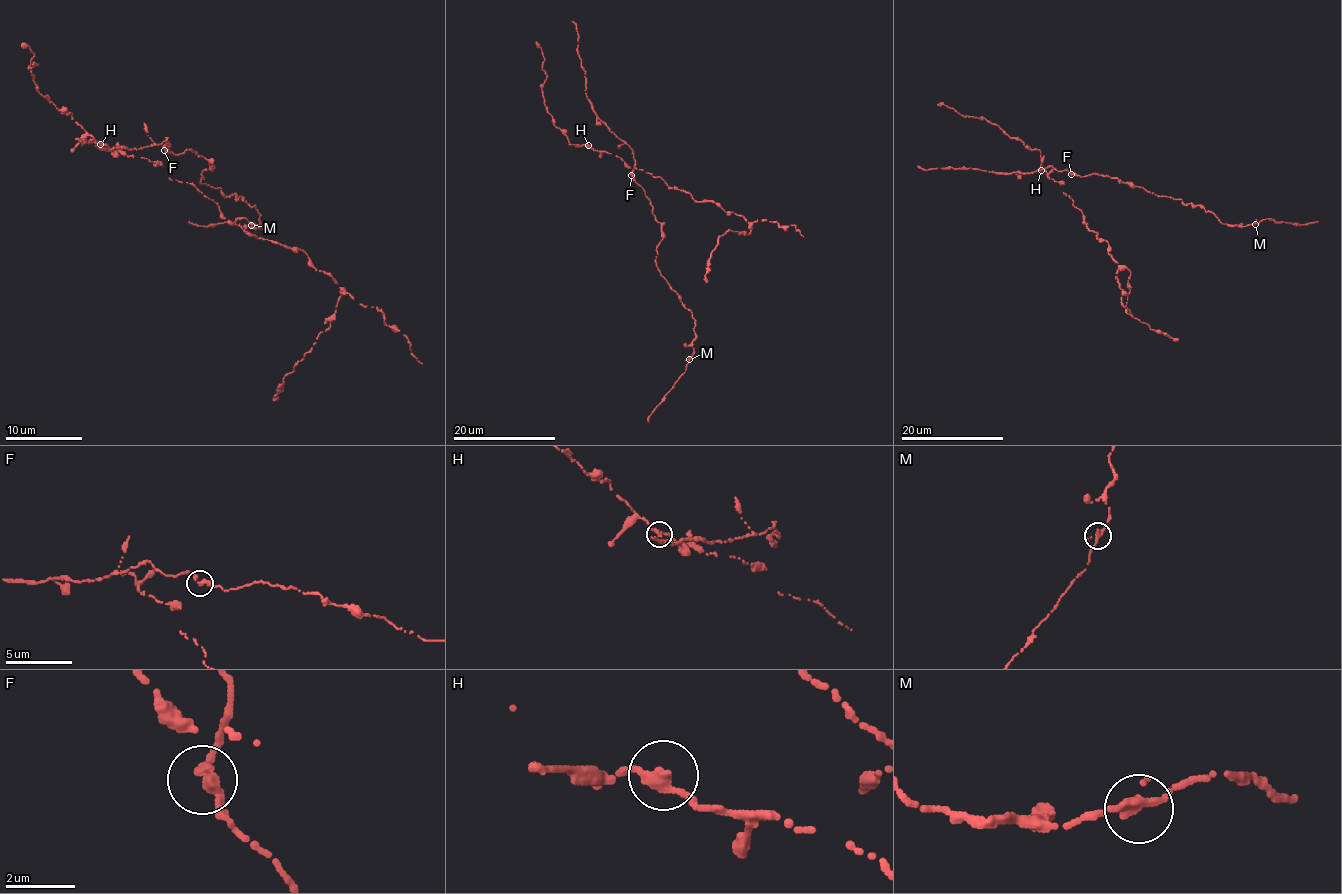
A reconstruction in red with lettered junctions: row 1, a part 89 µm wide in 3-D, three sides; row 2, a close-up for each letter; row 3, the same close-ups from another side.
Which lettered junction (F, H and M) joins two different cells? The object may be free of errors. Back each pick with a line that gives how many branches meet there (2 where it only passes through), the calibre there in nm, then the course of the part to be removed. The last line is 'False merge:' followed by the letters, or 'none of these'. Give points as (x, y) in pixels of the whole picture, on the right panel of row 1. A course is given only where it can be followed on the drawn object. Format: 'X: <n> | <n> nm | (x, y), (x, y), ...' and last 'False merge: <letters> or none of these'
False merge: none of these

